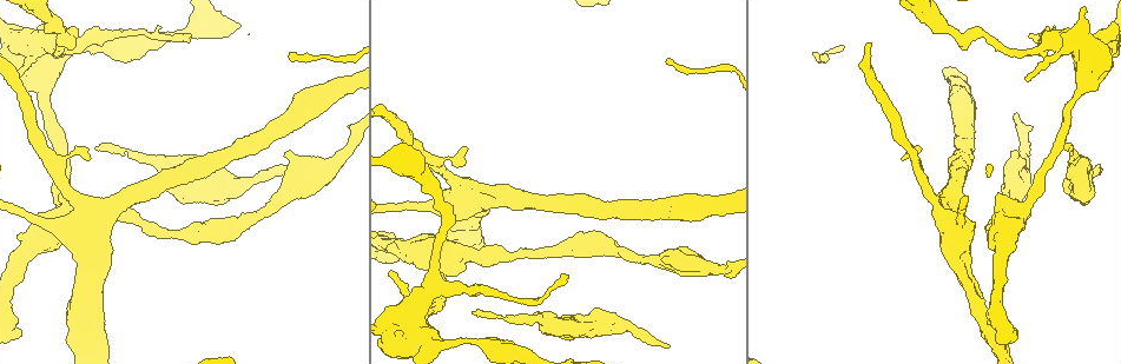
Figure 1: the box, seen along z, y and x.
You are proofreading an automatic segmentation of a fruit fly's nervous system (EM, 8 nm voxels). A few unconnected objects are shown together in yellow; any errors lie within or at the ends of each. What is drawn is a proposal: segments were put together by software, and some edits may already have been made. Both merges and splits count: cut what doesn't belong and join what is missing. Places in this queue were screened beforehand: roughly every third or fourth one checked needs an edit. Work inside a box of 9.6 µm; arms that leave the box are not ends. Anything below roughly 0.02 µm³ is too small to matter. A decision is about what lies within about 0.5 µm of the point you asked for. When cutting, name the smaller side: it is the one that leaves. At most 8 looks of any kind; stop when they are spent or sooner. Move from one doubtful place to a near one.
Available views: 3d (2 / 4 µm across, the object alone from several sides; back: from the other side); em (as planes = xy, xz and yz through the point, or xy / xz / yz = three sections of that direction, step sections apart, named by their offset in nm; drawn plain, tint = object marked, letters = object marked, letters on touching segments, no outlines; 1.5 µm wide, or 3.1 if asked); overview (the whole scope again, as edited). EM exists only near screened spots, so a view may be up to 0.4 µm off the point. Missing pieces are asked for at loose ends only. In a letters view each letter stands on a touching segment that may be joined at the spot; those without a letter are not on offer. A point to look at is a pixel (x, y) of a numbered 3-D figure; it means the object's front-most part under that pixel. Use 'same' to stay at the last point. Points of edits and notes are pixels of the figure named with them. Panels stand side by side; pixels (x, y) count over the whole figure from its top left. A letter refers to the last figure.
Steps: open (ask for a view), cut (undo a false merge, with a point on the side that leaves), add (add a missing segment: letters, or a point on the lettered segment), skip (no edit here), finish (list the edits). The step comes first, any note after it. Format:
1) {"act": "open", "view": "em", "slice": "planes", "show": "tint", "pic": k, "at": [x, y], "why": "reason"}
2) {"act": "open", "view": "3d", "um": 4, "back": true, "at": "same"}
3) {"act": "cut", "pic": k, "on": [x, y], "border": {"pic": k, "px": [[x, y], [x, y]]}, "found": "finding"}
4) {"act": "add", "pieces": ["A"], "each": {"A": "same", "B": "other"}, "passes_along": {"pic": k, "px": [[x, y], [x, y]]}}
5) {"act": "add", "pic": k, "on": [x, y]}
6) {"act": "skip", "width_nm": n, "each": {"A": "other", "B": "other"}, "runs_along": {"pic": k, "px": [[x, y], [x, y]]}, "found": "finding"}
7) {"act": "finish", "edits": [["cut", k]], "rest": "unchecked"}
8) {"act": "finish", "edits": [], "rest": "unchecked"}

{"act": "open", "view": "em", "slice": "planes", "show": "plain", "pic": 1, "at": [99, 46]}

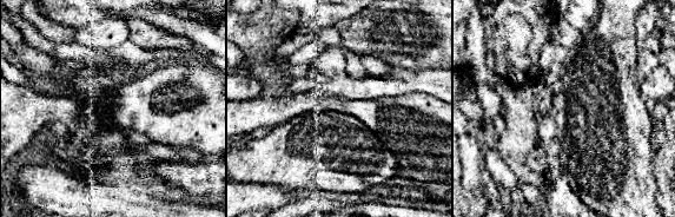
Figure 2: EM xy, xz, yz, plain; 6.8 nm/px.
{"act": "open", "view": "em", "slice": "planes", "show": "letters", "at": "same"}

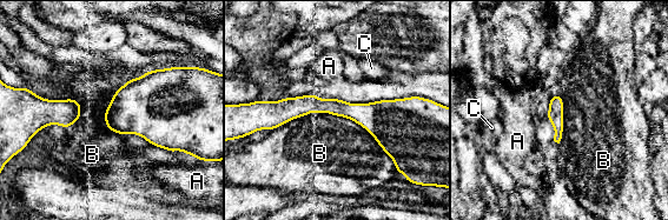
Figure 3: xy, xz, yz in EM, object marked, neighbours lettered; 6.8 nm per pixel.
{"act": "skip", "longest_contact_nm": ["B", 900], "each": {"A": "other", "B": "other", "C": "other"}, "found": "continuous, no second cell"}

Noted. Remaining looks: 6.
{"act": "open", "view": "em", "slice": "planes", "show": "tint", "pic": 1, "at": [188, 35], "why": "branch stops here"}

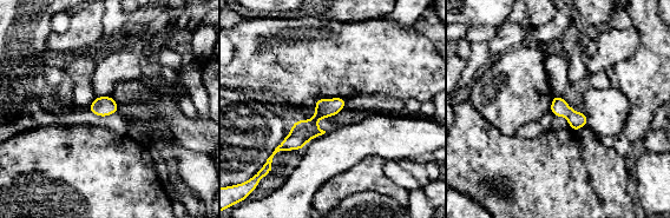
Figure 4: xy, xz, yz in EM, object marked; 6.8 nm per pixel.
{"act": "open", "view": "em", "slice": "planes", "show": "letters", "at": "same", "why": "see the neighbours"}

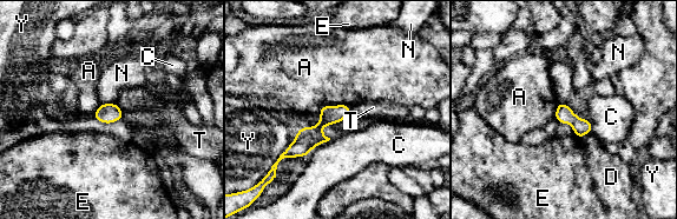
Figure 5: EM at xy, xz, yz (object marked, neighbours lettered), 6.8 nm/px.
{"act": "skip", "longest_contact_nm": ["Y", 320], "each": {"A": "other", "C": "other", "D": "other", "E": "other", "N": "other", "T": "other", "Y": "other"}, "found": "no lettered segment goes on from it"}

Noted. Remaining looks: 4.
{"act": "open", "view": "em", "slice": "xy", "step": 8, "show": "tint", "pic": 1, "at": [1026, 208]}

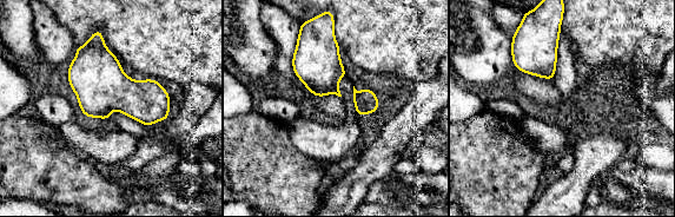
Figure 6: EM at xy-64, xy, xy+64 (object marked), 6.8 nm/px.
{"act": "open", "view": "em", "slice": "planes", "show": "letters", "at": "same", "why": "another direction"}

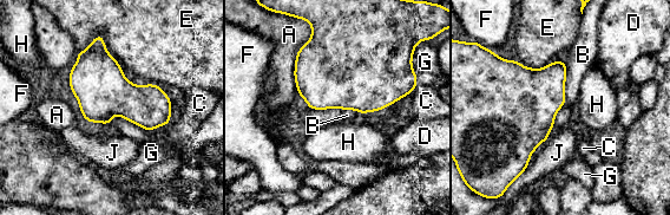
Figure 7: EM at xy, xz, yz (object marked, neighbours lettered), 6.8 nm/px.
{"act": "skip", "each": {"A": "other", "B": "other", "C": "other", "D": "other", "E": "other", "F": "other", "G": "other", "H": "other", "J": "other"}, "border": {"pic": 7, "px": [[567, 65], [564, 102]]}, "found": "continuous, no second cell"}

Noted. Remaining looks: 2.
{"act": "finish", "edits": [], "rest": "unchecked"}

